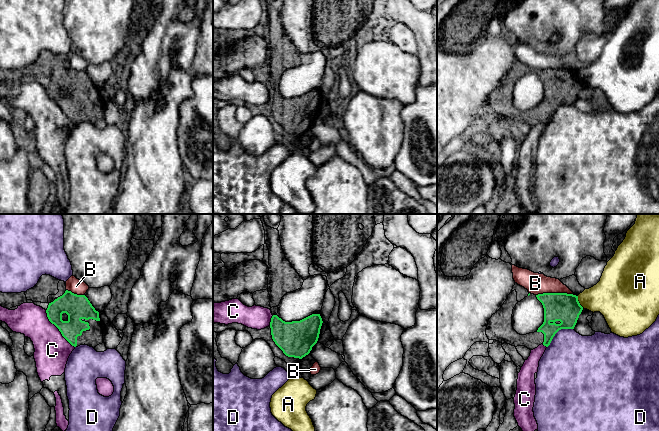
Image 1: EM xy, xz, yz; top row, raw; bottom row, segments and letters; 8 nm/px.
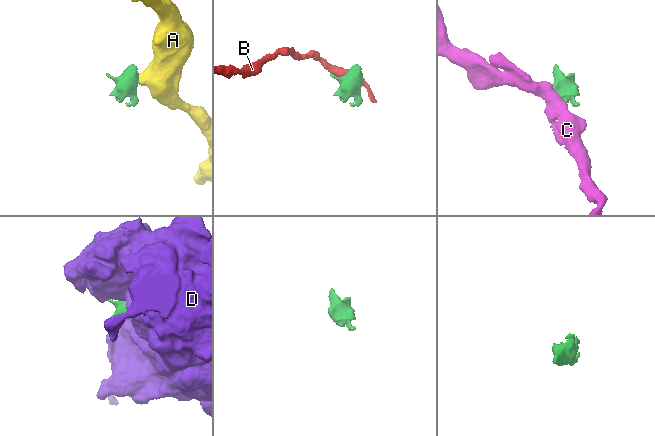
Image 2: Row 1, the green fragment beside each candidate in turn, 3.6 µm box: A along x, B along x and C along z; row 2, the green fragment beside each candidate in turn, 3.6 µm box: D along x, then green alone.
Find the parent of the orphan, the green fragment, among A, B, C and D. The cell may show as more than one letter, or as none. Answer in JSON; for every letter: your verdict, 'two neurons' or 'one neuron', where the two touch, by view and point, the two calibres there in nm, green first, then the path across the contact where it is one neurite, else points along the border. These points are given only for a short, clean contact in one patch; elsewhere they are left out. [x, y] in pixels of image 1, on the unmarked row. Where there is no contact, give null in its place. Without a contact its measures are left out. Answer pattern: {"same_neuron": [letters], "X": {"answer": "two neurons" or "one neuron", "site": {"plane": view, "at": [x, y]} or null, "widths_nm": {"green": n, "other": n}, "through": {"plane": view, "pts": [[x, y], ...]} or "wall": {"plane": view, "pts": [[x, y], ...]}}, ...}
{"same_neuron": [], "A": {"answer": "two neurons", "site": {"plane": "yz", "at": [578, 78]}, "widths_nm": {"green": 240, "other": 280}, "wall": {"plane": "yz", "pts": [[577, 72], [578, 78], [583, 83]]}}, "B": {"answer": "two neurons", "site": {"plane": "yz", "at": [554, 69]}, "widths_nm": {"green": 240, "other": 170}, "wall": {"plane": "yz", "pts": [[573, 70], [538, 69], [536, 71]]}}, "C": {"answer": "two neurons", "site": {"plane": "xy", "at": [58, 104]}, "widths_nm": {"green": 200, "other": 280}, "wall": {"plane": "xy", "pts": [[45, 86], [47, 94], [74, 123]]}}, "D": {"answer": "two neurons", "site": {"plane": "yz", "at": [557, 107]}, "widths_nm": {"green": 240, "other": 420}}}

